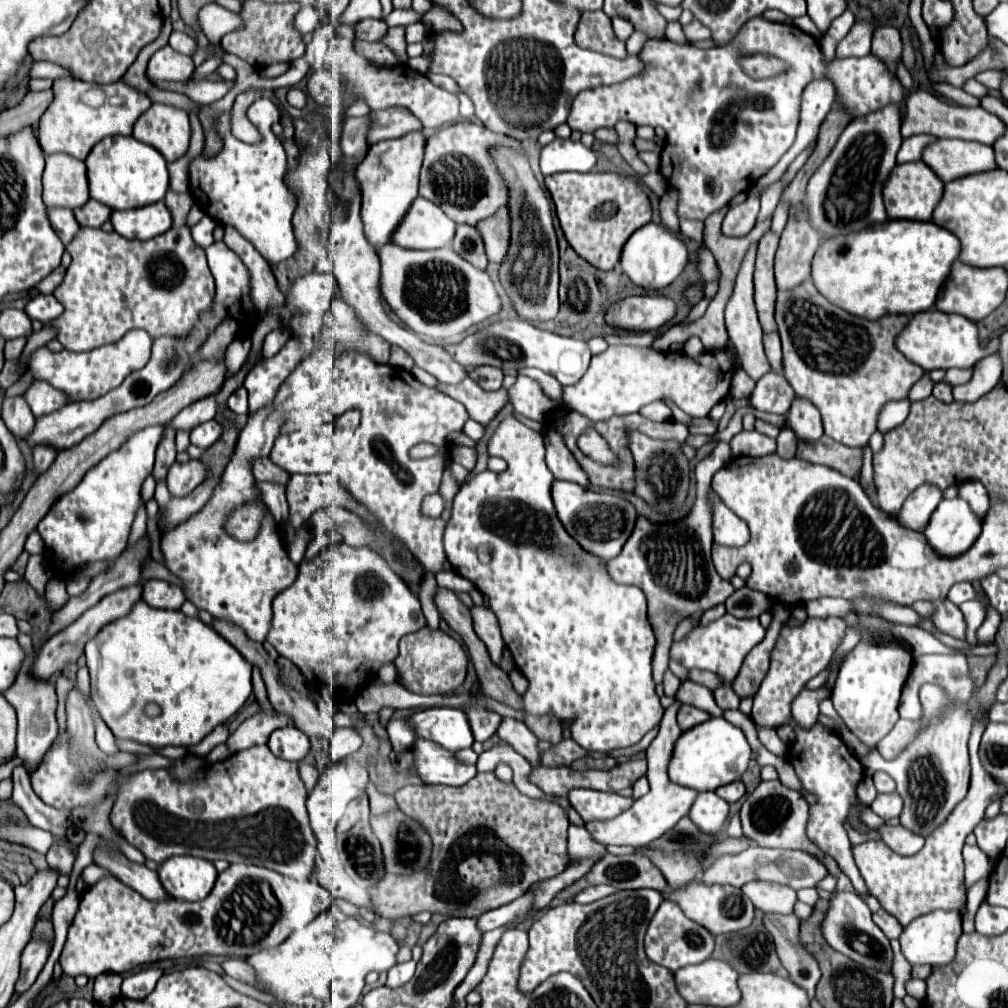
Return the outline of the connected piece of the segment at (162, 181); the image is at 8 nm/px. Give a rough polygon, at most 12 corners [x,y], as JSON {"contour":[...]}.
{"contour":[[107,137],[85,159],[91,197],[113,211],[157,203],[165,157]]}

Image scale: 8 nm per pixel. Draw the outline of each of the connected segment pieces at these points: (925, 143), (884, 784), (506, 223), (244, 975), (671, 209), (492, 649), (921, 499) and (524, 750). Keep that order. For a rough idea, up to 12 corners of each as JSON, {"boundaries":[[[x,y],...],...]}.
{"boundaries":[[[913,135],[903,141],[897,163],[921,161],[933,135]],[[887,773],[873,775],[879,793],[895,791],[895,781]],[[509,209],[481,221],[489,261],[503,263],[511,243]],[[227,957],[223,971],[237,981],[255,985],[255,973],[245,959]],[[667,189],[661,197],[661,221],[679,231],[677,193]],[[473,607],[475,633],[485,641],[491,661],[501,663],[503,643],[497,617]],[[935,485],[917,487],[897,517],[923,531],[941,499]],[[503,719],[497,733],[533,769],[541,767],[539,739],[525,723]]]}

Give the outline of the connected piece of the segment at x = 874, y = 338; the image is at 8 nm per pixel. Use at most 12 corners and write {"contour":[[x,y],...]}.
{"contour":[[813,281],[777,293],[785,379],[825,435],[867,445],[925,375]]}

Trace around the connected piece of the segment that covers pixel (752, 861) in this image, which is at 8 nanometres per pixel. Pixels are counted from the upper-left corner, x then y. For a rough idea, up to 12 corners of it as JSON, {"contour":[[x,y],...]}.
{"contour":[[801,849],[721,855],[703,883],[815,887],[827,867]]}

